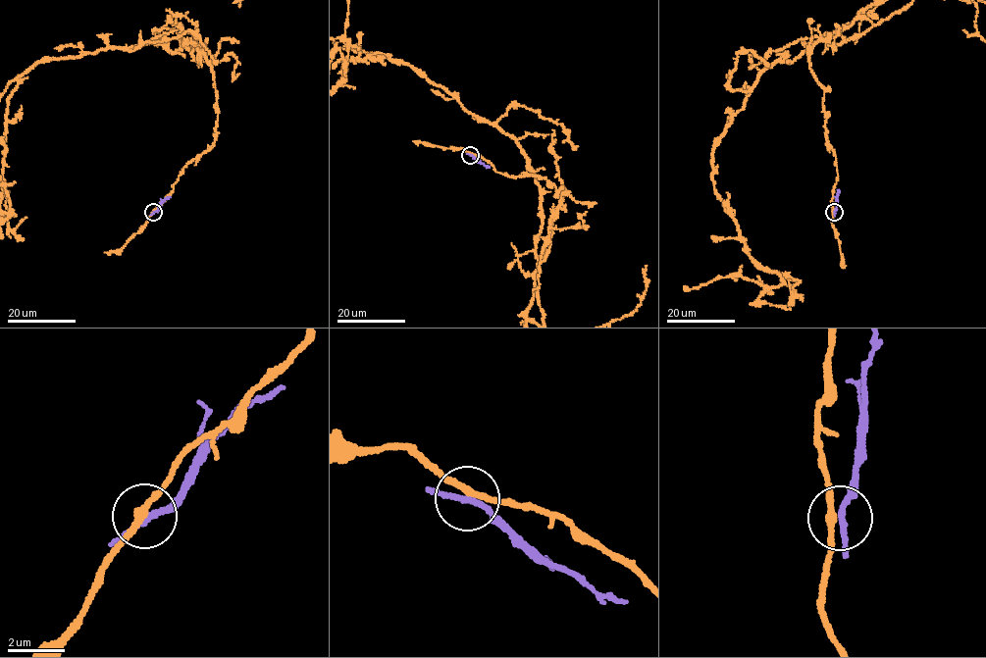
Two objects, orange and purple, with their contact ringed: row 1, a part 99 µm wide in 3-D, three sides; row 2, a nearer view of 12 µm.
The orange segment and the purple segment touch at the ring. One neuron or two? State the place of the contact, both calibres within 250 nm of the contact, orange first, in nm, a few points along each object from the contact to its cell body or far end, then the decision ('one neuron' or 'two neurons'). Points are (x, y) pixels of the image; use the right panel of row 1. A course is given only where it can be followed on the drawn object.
place (834, 212); calibres 240 and 190 nm; course orange (833, 212), (809, 54), (862, 9), (763, 68), (713, 150), (745, 252), (783, 283), (683, 289); course purple (834, 212), (838, 189); two neurons

